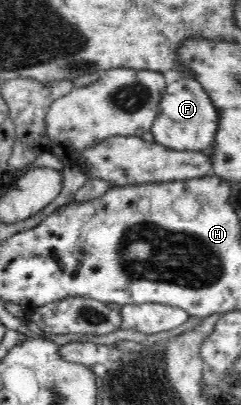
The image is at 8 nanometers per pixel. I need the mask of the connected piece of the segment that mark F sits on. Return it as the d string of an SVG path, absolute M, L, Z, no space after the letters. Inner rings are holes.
M182 76L167 85L159 107L157 119L151 127L155 142L165 148L184 152L208 152L211 149L217 133L219 114L209 94L198 81Z

